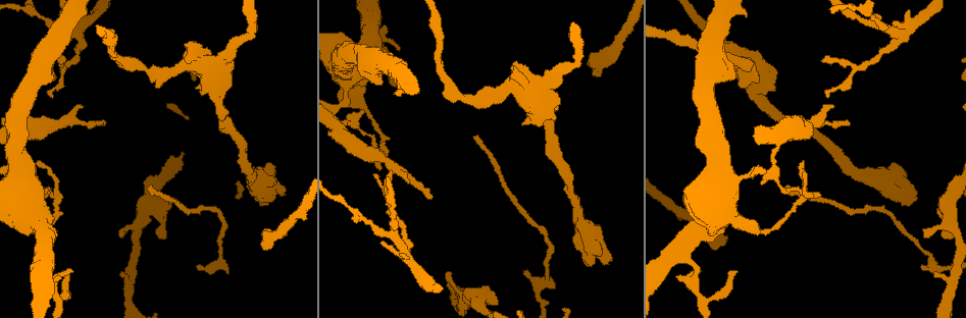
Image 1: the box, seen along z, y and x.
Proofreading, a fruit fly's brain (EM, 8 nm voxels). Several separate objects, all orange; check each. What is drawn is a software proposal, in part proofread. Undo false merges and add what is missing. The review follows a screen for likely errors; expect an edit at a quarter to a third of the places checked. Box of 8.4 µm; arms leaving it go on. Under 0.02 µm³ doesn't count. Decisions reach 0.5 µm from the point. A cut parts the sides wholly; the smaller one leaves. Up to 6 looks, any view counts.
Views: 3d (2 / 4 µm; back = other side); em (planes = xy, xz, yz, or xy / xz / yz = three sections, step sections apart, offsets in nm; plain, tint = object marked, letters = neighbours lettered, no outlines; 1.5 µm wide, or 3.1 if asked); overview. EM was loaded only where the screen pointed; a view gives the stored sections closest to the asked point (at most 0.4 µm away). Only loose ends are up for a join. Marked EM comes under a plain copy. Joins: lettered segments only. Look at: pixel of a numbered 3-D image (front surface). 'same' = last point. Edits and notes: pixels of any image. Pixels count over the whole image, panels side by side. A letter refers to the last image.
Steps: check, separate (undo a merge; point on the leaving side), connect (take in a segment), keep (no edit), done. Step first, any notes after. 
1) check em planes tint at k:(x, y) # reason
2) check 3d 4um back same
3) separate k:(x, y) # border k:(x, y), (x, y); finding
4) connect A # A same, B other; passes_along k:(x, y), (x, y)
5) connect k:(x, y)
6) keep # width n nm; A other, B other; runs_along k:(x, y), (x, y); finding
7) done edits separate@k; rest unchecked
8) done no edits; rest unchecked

check 3d 4um at 1:(925, 236) # free end

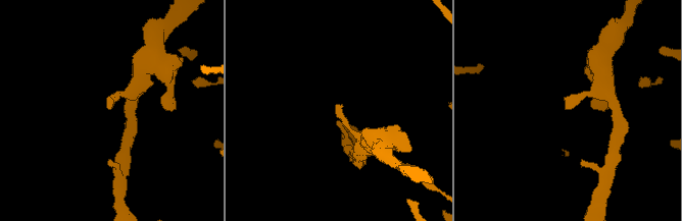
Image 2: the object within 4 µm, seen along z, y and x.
check em yz step 4 tint at 2:(566, 108) # need the tissue

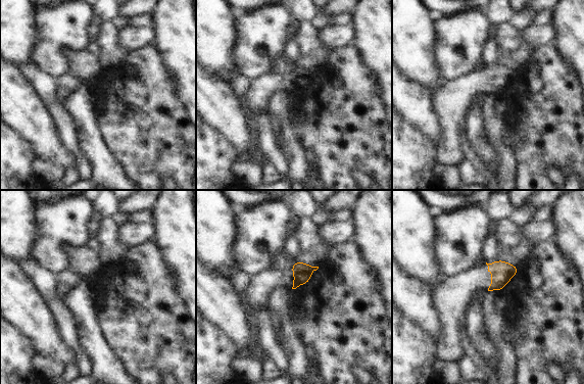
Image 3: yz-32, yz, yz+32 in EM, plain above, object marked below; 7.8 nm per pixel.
check em planes letters same

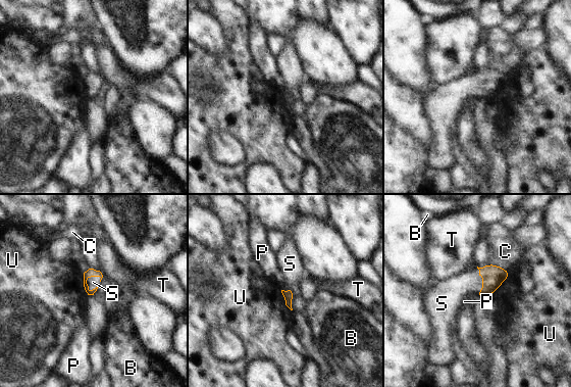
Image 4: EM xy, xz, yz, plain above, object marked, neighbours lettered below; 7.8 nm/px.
connect 4:(93, 282) # longest_contact U 190 nm; B other, C other, P other, S same, T other, U other; passes_along 4:(90, 272), (89, 276), (93, 282); the cell continues

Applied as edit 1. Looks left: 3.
check overview # redraw

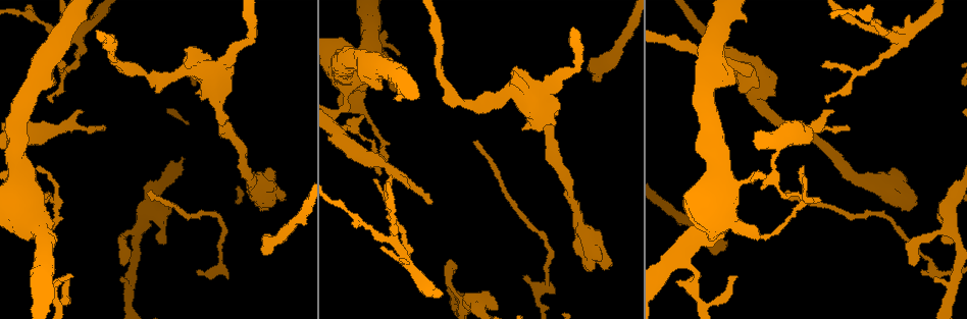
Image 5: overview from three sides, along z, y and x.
check em planes tint at 5:(151, 192) # tapers out

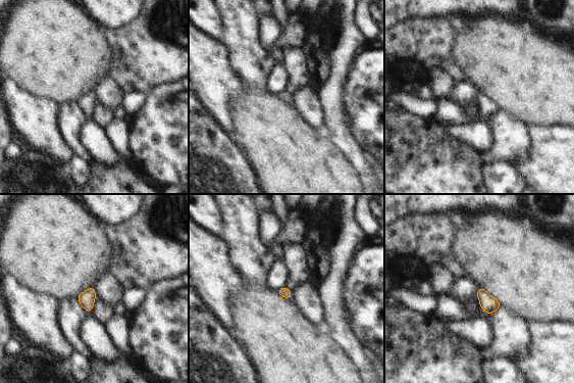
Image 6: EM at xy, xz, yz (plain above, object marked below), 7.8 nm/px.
check em planes letters same # what lies round it

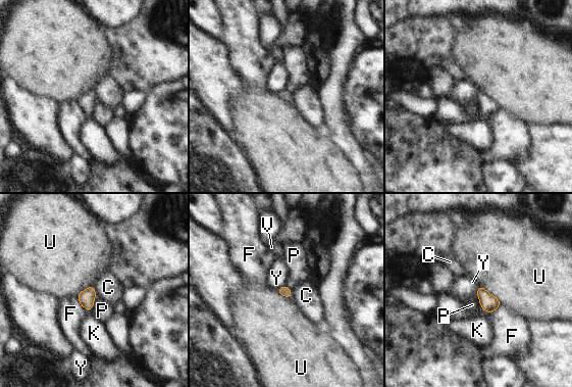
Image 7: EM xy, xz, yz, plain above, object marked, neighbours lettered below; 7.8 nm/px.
connect 7:(453, 309) # C other, F other, K other, P other, U other, V same, Y other; it goes on there

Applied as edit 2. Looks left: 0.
done edits connect@4, connect@7; rest unchecked

